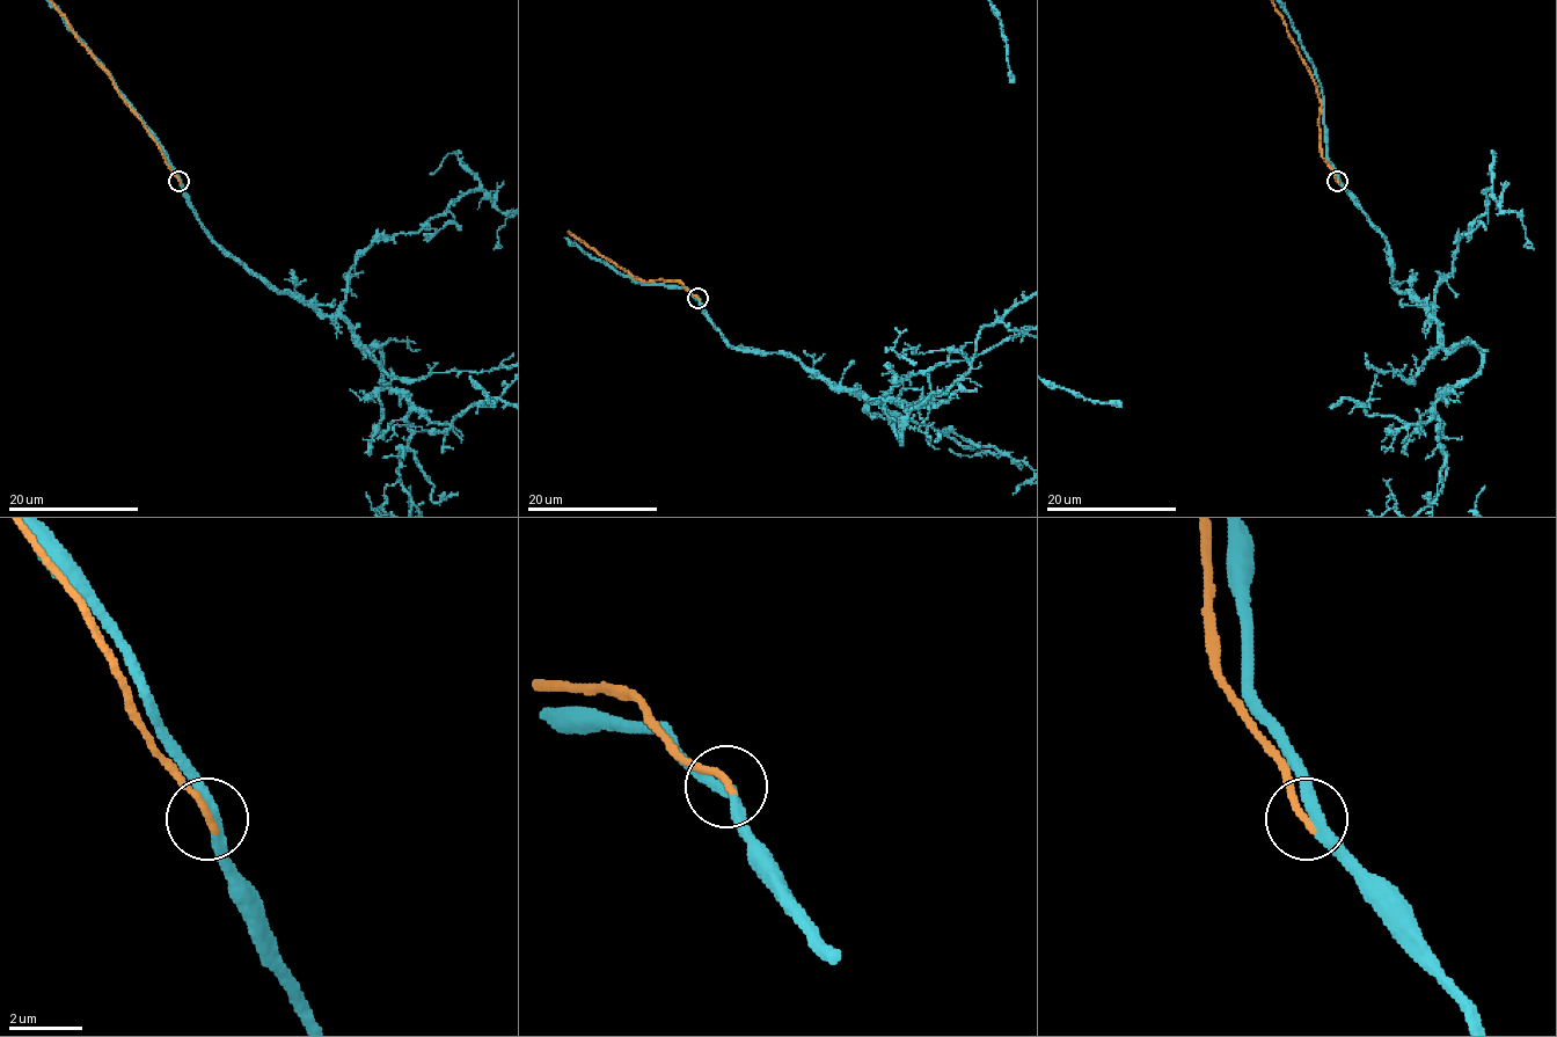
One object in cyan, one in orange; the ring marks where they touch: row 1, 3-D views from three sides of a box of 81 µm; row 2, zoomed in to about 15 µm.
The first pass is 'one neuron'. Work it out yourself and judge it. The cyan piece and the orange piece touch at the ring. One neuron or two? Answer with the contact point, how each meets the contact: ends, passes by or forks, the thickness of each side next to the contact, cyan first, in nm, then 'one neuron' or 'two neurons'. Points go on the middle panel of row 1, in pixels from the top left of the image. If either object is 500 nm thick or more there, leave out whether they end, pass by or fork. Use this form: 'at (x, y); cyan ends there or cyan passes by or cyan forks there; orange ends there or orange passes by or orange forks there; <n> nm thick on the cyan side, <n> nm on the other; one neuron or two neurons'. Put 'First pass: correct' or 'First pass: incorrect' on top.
First pass: correct
at (697, 298); cyan passes by; orange ends there; 300 nm thick on the cyan side, 240 nm on the other; one neuron

